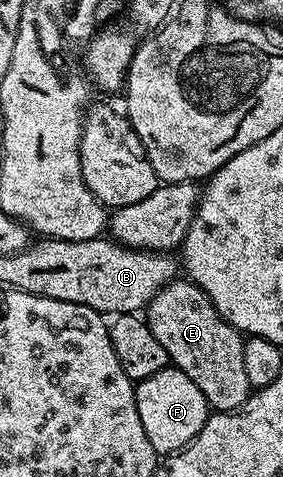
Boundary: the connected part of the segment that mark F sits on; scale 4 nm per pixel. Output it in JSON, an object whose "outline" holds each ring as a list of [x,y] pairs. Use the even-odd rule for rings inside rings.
{"outline":[[[173,366],[152,374],[152,378],[137,381],[134,397],[144,434],[148,434],[148,442],[152,442],[155,453],[158,454],[179,452],[188,442],[192,442],[192,438],[200,434],[212,411],[204,394],[200,394],[200,386],[196,386],[196,382],[188,378],[188,374]]]}

